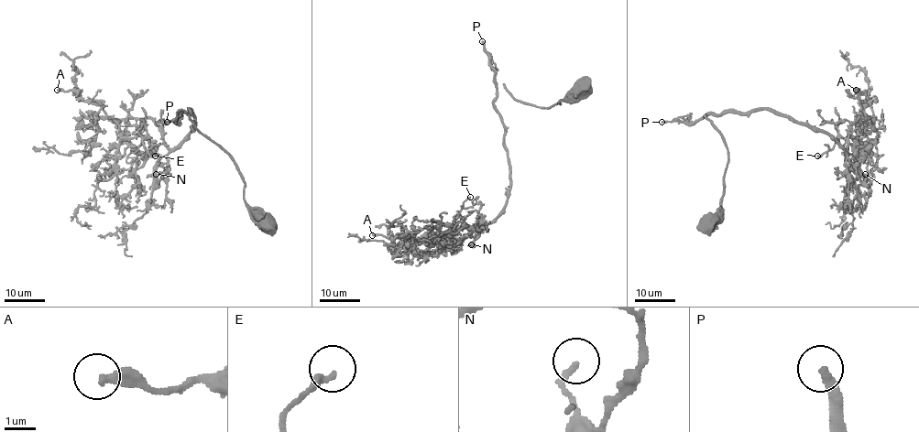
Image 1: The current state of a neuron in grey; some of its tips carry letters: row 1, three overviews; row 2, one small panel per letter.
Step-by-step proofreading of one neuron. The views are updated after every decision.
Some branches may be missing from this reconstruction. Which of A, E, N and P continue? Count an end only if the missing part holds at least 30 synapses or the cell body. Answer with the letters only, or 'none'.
P

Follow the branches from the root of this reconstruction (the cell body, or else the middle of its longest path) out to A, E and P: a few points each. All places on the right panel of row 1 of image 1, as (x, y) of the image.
A: (707, 223), (727, 149), (705, 115), (767, 109), (845, 148), (849, 126), (873, 118), (856, 90)
E: (707, 223), (727, 149), (705, 115), (767, 109), (826, 131), (847, 156), (847, 142), (817, 156)
P: (707, 223), (716, 215), (723, 199), (727, 164), (723, 136), (705, 115), (693, 122), (661, 122)

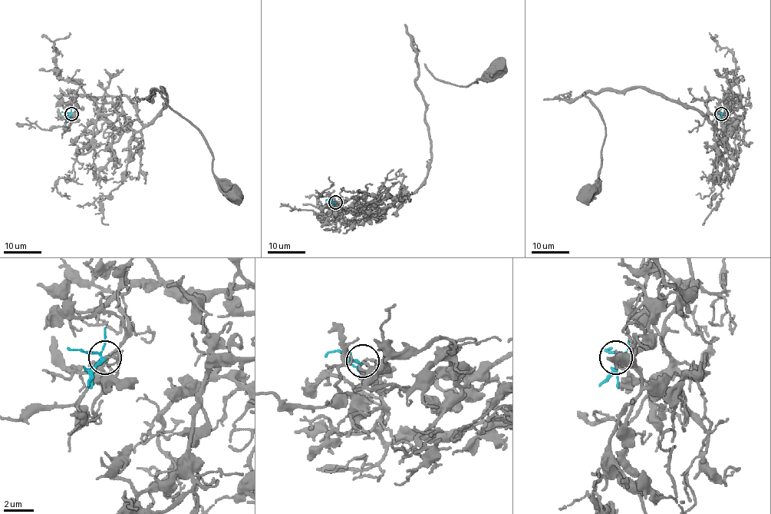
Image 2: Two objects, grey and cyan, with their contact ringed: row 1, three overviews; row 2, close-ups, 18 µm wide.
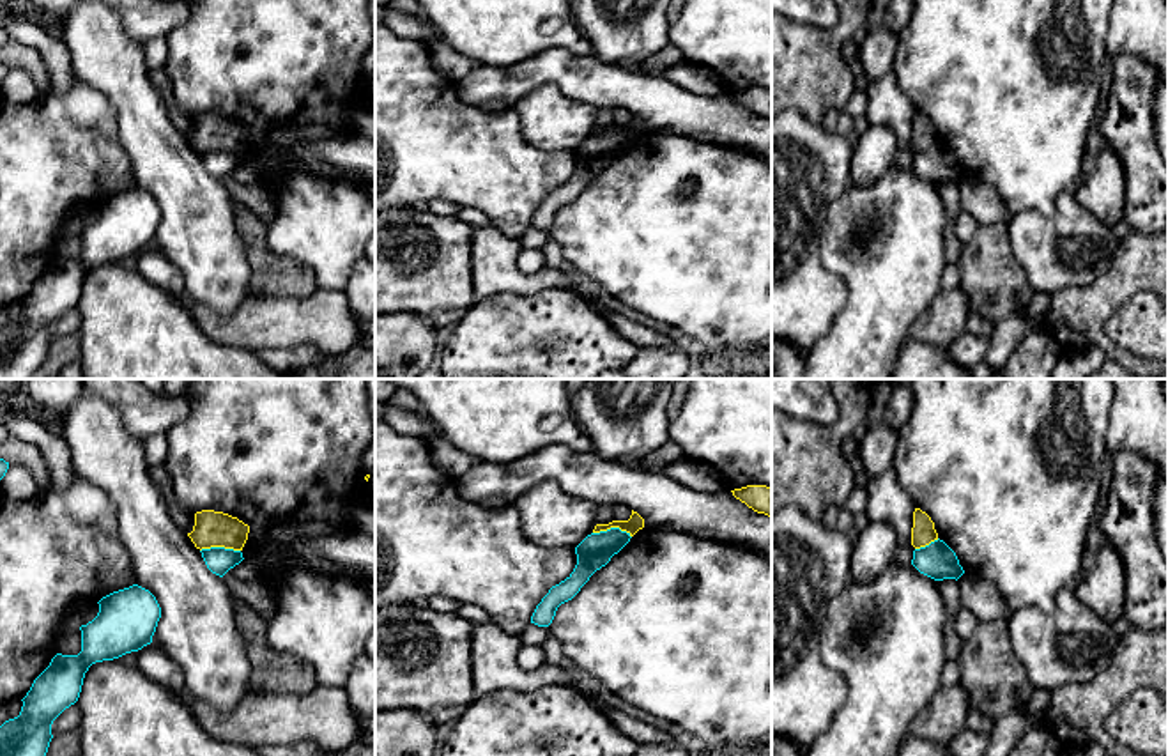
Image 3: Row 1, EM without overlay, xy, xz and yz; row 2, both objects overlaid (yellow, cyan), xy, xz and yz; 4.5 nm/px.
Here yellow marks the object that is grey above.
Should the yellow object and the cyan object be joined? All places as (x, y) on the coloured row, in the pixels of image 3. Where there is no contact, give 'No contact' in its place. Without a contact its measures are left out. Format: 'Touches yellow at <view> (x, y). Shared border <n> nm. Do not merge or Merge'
Touches yellow at xy (220, 546). Shared border 180 nm. Do not merge

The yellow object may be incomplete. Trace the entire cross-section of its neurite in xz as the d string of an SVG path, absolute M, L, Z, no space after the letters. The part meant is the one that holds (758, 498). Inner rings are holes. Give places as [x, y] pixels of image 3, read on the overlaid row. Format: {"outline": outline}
{"outline": "M747 485L731 492L754 512L772 517L772 487Z"}

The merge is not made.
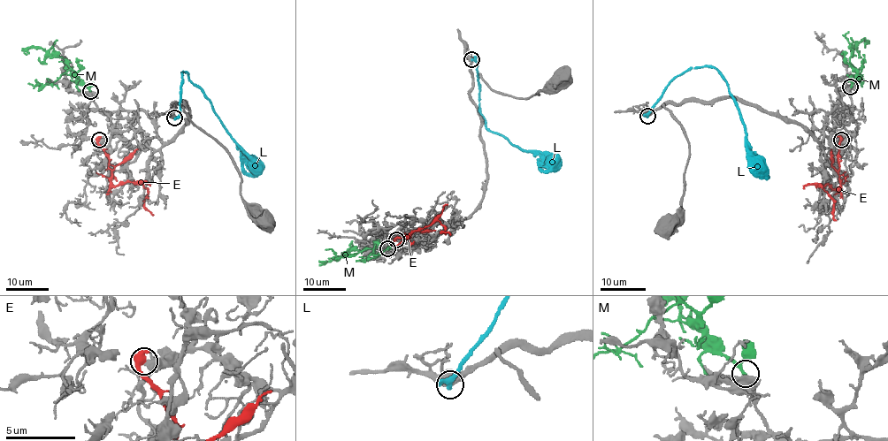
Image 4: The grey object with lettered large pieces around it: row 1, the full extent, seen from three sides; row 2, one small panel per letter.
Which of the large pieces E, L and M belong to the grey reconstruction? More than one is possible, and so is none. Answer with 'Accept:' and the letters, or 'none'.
Accept: M

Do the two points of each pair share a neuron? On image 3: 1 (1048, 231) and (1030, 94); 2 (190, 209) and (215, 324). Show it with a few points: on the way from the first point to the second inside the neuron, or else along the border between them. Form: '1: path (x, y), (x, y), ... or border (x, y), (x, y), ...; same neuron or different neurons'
1: border (1073, 188), (1057, 197), (1048, 215), (1011, 216); different neurons
2: border (183, 293), (222, 314), (230, 314), (248, 296); different neurons

